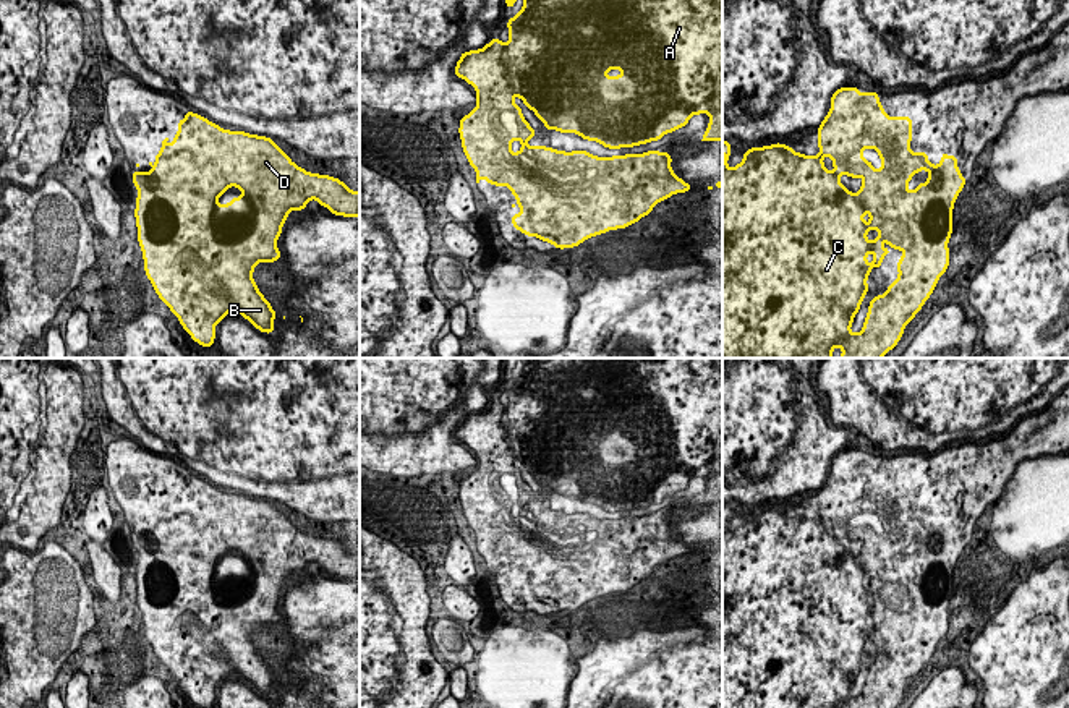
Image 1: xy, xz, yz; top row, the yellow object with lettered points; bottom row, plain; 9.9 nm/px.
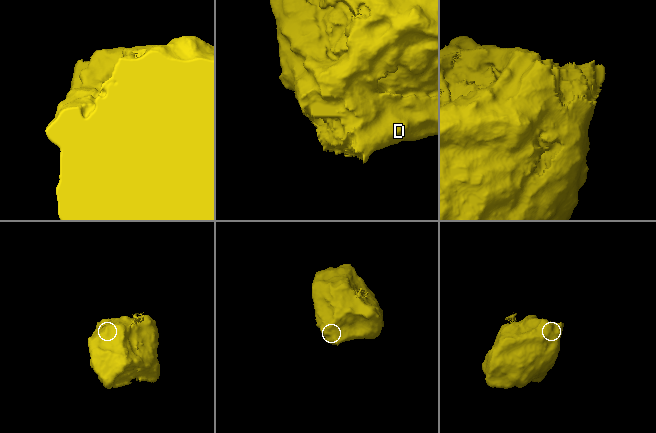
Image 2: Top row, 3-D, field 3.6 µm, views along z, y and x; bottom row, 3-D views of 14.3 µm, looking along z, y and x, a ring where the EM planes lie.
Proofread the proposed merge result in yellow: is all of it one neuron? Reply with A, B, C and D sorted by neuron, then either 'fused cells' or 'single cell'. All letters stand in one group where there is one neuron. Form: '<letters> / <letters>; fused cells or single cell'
A B C D; single cell

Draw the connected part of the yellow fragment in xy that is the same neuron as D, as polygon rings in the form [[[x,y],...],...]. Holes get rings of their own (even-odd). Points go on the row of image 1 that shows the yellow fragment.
[[[191,110],[183,117],[178,120],[175,141],[167,146],[168,138],[165,138],[159,154],[154,156],[157,162],[149,162],[152,170],[131,172],[133,183],[138,188],[134,217],[138,243],[146,264],[144,272],[160,301],[178,318],[191,339],[206,348],[212,348],[215,326],[232,309],[236,309],[258,331],[272,334],[277,313],[253,280],[254,266],[259,262],[272,264],[282,258],[277,240],[293,209],[303,211],[309,199],[316,199],[334,215],[360,217],[360,191],[350,190],[339,178],[311,173],[298,167],[272,138],[224,130]],[[230,186],[240,188],[243,194],[232,198],[228,204],[219,204],[217,199]]]

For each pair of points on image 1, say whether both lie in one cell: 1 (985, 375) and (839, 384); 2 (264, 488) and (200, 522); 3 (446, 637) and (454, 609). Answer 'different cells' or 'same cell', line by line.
1: same cell
2: different cells
3: different cells

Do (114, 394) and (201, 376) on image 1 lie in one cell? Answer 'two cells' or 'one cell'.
one cell

